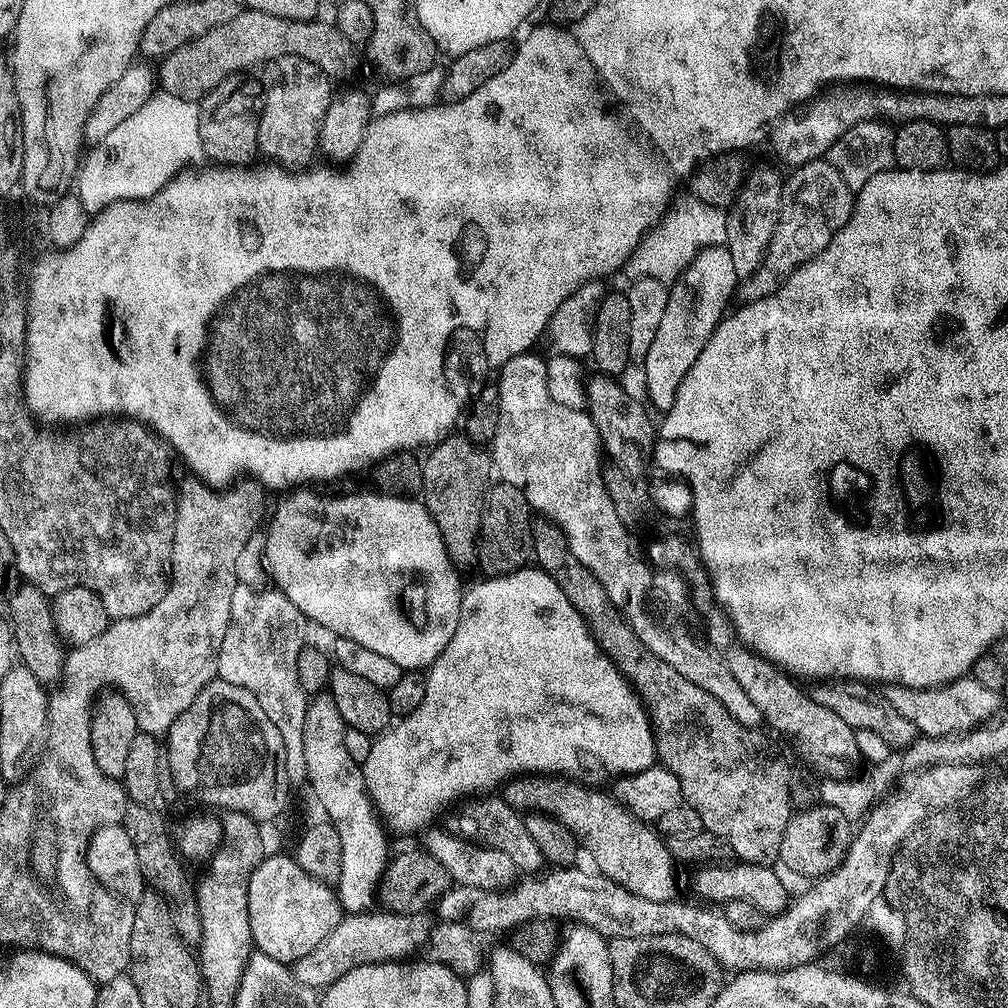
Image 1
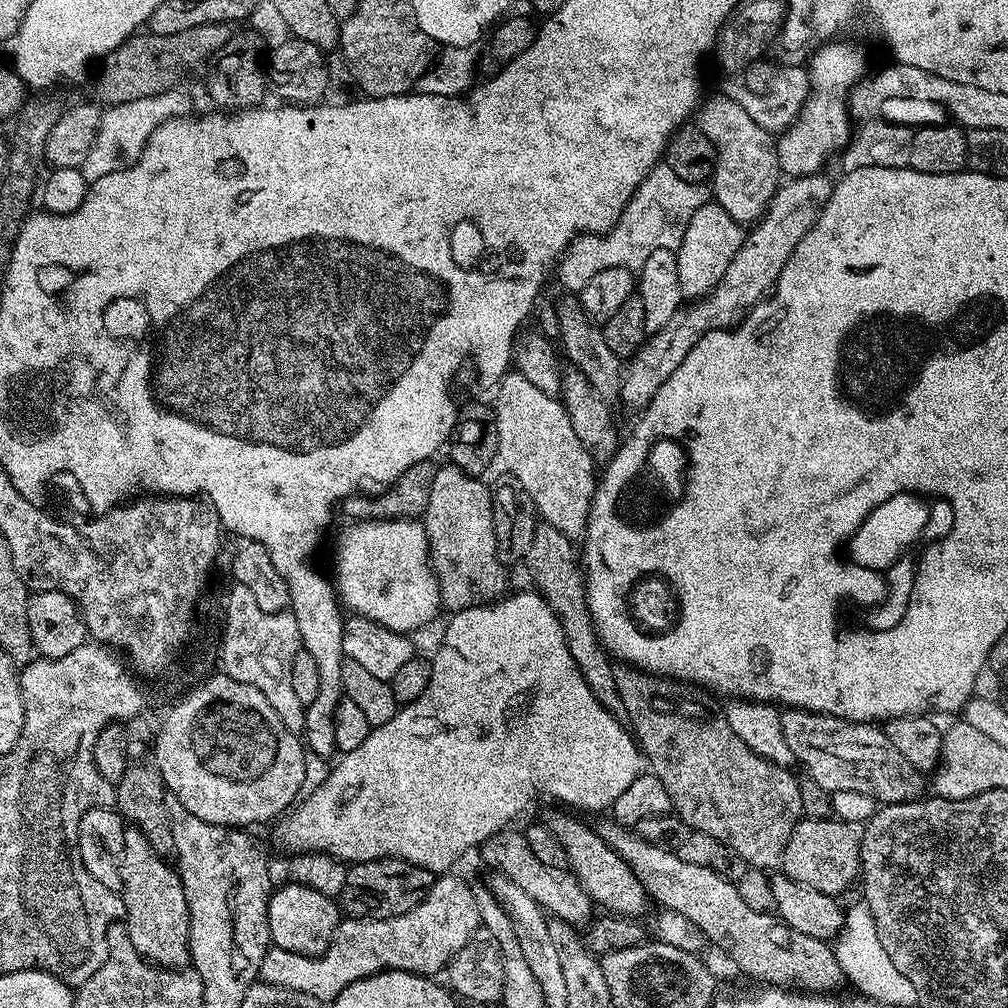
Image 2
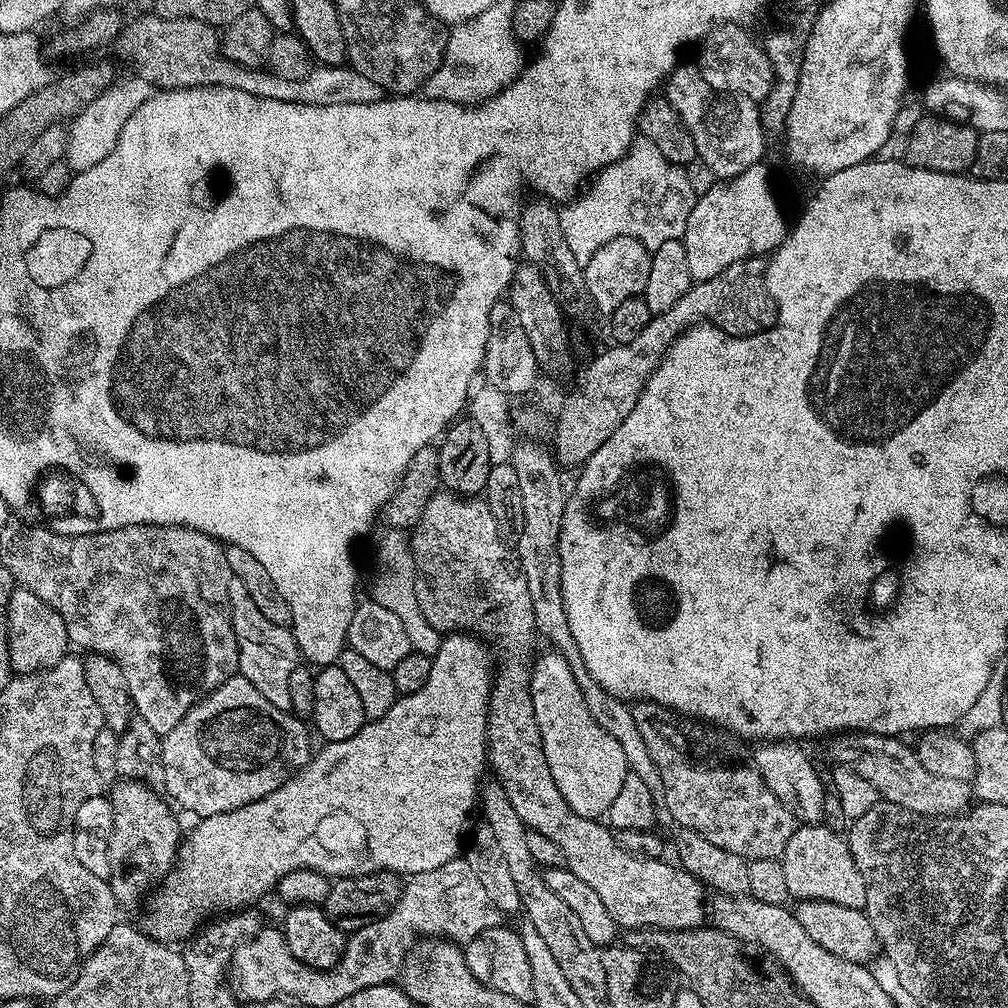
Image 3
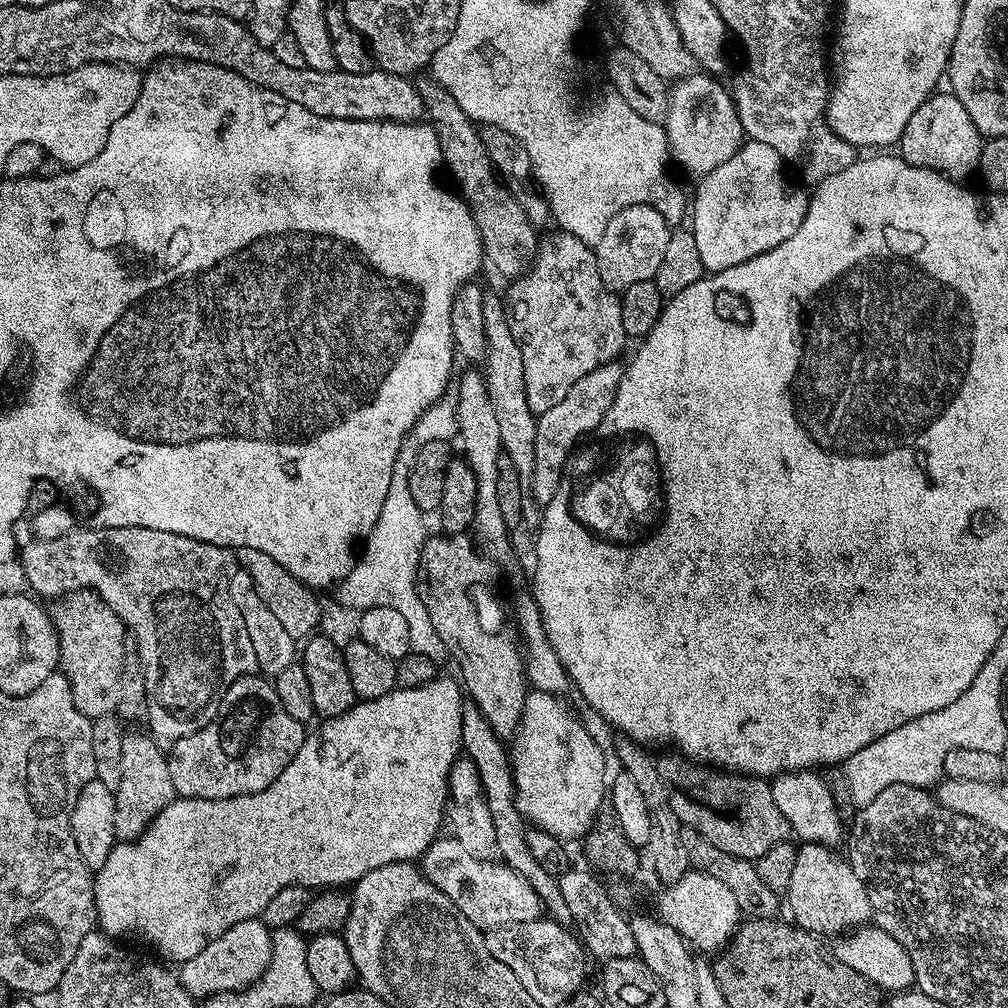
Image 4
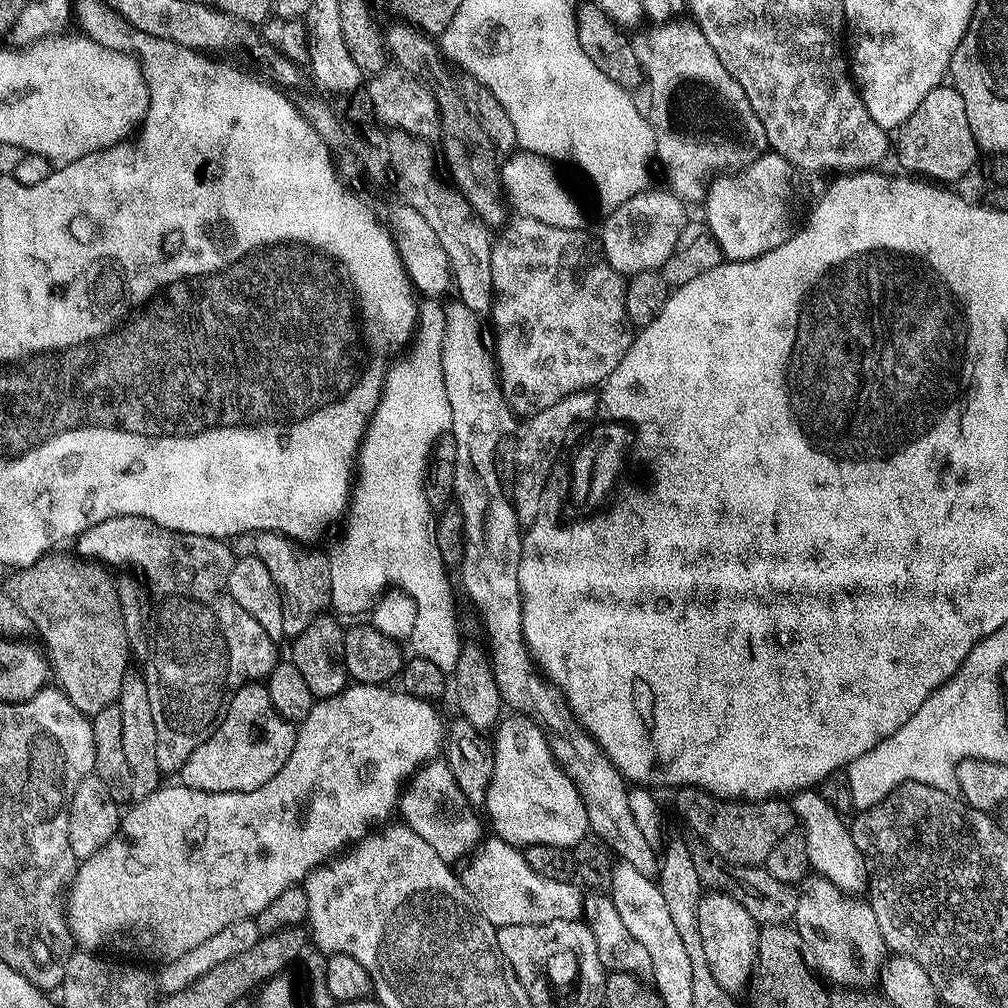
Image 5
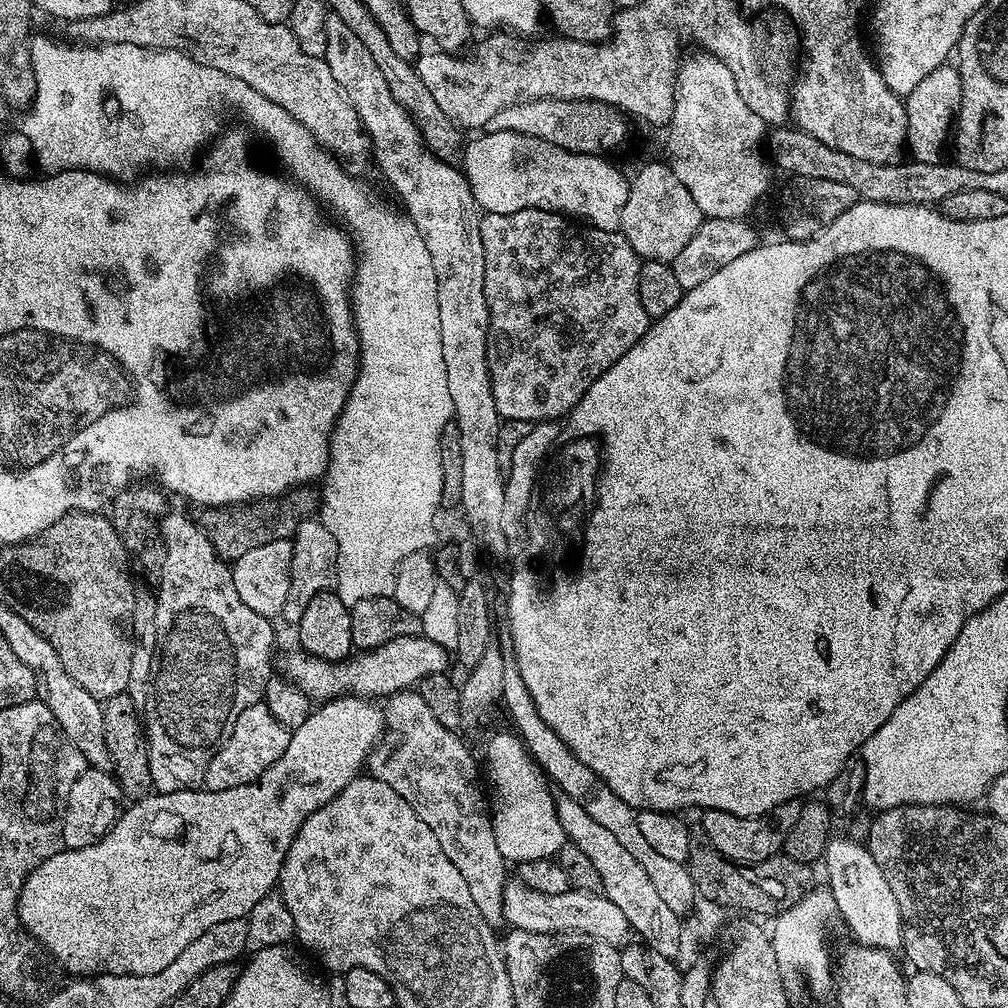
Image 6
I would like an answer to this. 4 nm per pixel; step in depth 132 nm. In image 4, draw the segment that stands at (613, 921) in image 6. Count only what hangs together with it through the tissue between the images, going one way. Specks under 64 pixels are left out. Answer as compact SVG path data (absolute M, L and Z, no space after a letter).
M441 835L430 845L422 857L422 871L428 881L456 903L465 918L482 930L541 919L540 899L526 878L503 863L480 860L451 835Z

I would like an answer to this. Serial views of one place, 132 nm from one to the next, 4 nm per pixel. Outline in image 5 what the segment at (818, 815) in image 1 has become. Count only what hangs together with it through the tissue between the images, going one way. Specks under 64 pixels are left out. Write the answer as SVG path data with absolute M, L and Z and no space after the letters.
M819 874L809 875L799 894L794 927L814 964L816 959L815 967L841 989L871 989L868 987L881 979L881 969L886 961L882 930L878 930L878 918L874 918L871 903L864 901L863 904L860 898L842 891Z

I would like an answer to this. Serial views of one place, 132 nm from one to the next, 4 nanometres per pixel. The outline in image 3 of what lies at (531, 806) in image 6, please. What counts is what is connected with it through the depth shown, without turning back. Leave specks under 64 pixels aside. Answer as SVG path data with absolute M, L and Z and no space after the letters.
M545 651L545 656L537 655L532 670L532 701L534 714L538 718L538 730L542 734L546 762L550 766L550 774L554 774L554 786L566 798L566 806L574 810L574 814L582 814L595 820L607 817L610 802L614 802L622 782L629 776L626 754L622 754L622 746L594 722L594 714L586 707L586 698L582 698L582 690L578 690L578 682L574 682L574 674L570 674L570 666L560 652Z

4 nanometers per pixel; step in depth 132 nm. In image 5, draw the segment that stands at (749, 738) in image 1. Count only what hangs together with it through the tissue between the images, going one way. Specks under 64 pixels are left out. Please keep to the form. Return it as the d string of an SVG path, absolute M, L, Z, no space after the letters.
M691 786L675 789L674 796L676 796L676 808L680 811L681 818L688 823L689 830L693 832L691 835L710 845L725 862L737 866L763 865L764 860L770 858L770 850L774 850L775 844L782 842L782 838L786 838L786 834L790 834L798 824L796 811L784 798L723 800L714 794L702 791L701 788Z

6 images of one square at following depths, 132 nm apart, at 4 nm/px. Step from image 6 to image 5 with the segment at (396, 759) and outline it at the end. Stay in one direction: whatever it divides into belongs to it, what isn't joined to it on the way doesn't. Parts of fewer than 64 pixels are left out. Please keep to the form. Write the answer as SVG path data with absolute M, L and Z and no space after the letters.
M429 759L412 772L406 787L398 796L398 812L404 815L401 816L403 823L412 828L414 834L422 838L422 842L428 843L436 851L438 858L455 865L456 860L463 861L471 857L480 847L482 816L459 788L447 759L438 759Z

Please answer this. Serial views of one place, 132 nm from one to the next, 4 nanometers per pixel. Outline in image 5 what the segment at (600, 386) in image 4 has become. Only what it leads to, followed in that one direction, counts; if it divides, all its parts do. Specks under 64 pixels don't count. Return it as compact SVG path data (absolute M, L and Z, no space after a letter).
M589 390L570 394L562 398L562 402L554 402L554 406L546 406L542 414L534 414L523 421L524 429L516 436L515 478L510 485L510 499L515 506L515 516L523 529L531 528L541 517L539 514L544 492L554 464L559 456L562 456L562 449L566 444L566 433L575 429L581 422L591 421L597 412L597 393Z

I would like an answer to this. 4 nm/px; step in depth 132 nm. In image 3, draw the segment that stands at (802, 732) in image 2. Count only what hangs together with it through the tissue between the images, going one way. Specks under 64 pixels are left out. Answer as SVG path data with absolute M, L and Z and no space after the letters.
M873 732L836 734L827 741L828 756L840 766L847 766L876 787L879 795L891 804L914 810L923 816L958 816L973 803L974 788L969 781L942 778L930 774L922 762L916 760L915 751L895 736L879 736Z

